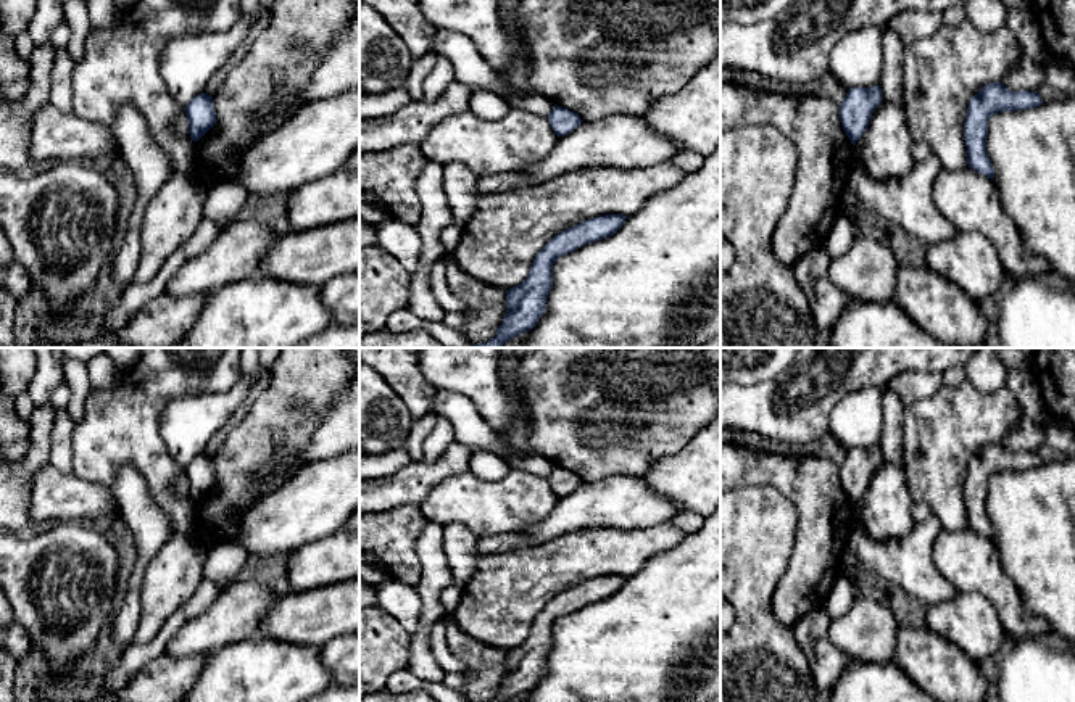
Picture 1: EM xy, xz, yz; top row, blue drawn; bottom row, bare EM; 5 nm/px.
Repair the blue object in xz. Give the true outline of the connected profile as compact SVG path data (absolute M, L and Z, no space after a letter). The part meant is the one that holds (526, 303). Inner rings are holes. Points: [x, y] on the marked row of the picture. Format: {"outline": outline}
{"outline": "M604 214L554 235L537 253L527 279L506 290L508 309L496 335L488 343L472 345L471 348L501 348L508 340L532 330L545 312L548 293L553 287L553 264L587 243L614 235L625 219L624 214Z"}

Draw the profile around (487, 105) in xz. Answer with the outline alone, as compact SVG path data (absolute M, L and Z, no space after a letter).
M480 89L475 92L469 103L469 111L484 121L498 121L509 113L511 106L504 97Z

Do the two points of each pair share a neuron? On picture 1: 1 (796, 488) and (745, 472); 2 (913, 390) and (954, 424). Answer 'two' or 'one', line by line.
1: one
2: two

